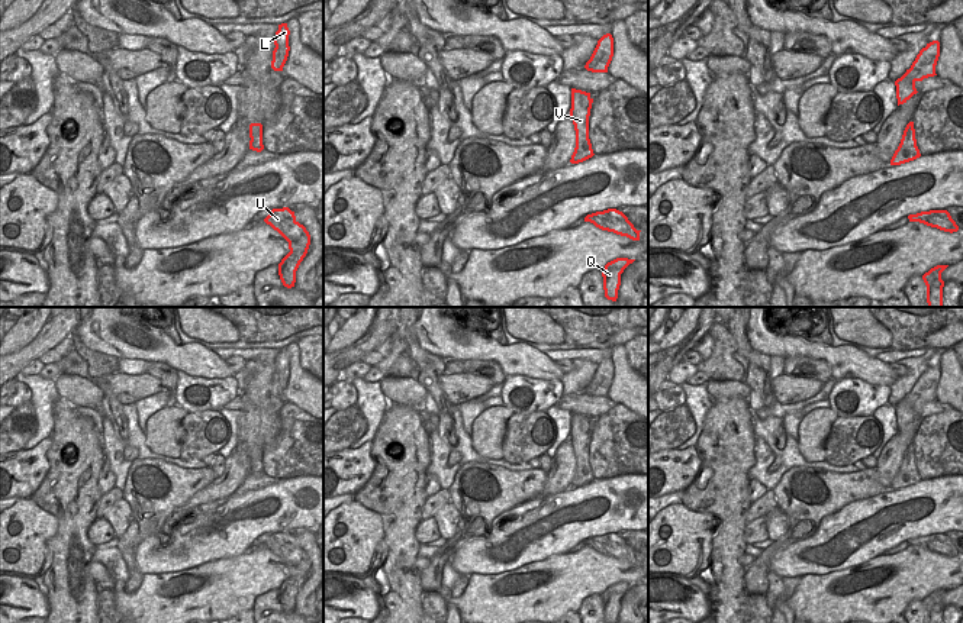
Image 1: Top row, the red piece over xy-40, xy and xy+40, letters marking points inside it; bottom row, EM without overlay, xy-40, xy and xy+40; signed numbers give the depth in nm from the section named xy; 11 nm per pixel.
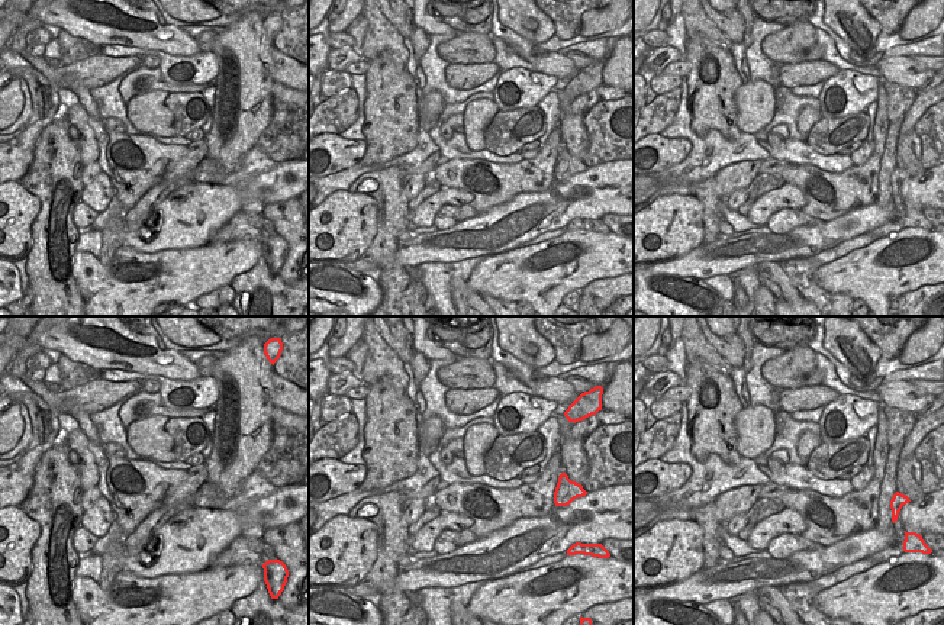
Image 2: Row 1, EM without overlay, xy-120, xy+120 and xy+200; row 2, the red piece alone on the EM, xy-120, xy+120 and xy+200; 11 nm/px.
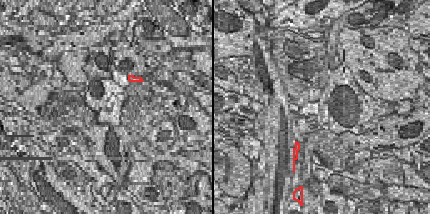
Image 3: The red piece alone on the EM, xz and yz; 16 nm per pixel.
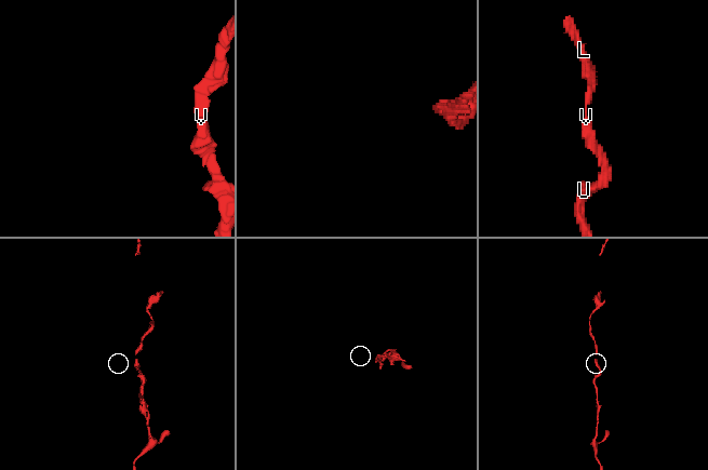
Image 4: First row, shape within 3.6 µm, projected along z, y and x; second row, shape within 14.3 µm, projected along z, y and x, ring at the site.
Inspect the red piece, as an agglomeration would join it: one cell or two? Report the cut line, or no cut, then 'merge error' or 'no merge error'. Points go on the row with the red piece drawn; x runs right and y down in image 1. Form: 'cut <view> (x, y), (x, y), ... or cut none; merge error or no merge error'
cut none; no merge error

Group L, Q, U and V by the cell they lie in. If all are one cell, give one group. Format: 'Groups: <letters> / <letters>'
Groups: L Q U V.

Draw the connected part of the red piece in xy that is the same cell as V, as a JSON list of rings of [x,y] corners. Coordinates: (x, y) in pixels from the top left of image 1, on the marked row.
[[[571,88],[570,117],[576,130],[576,148],[570,159],[571,164],[583,162],[595,155],[589,139],[592,103],[593,99],[590,97],[590,93]]]

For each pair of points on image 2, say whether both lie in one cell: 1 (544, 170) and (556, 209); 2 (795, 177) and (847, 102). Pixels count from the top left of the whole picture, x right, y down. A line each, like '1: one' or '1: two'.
1: two
2: two

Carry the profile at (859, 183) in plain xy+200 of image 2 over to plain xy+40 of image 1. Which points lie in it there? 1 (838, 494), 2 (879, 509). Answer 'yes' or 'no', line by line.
1: yes
2: no

